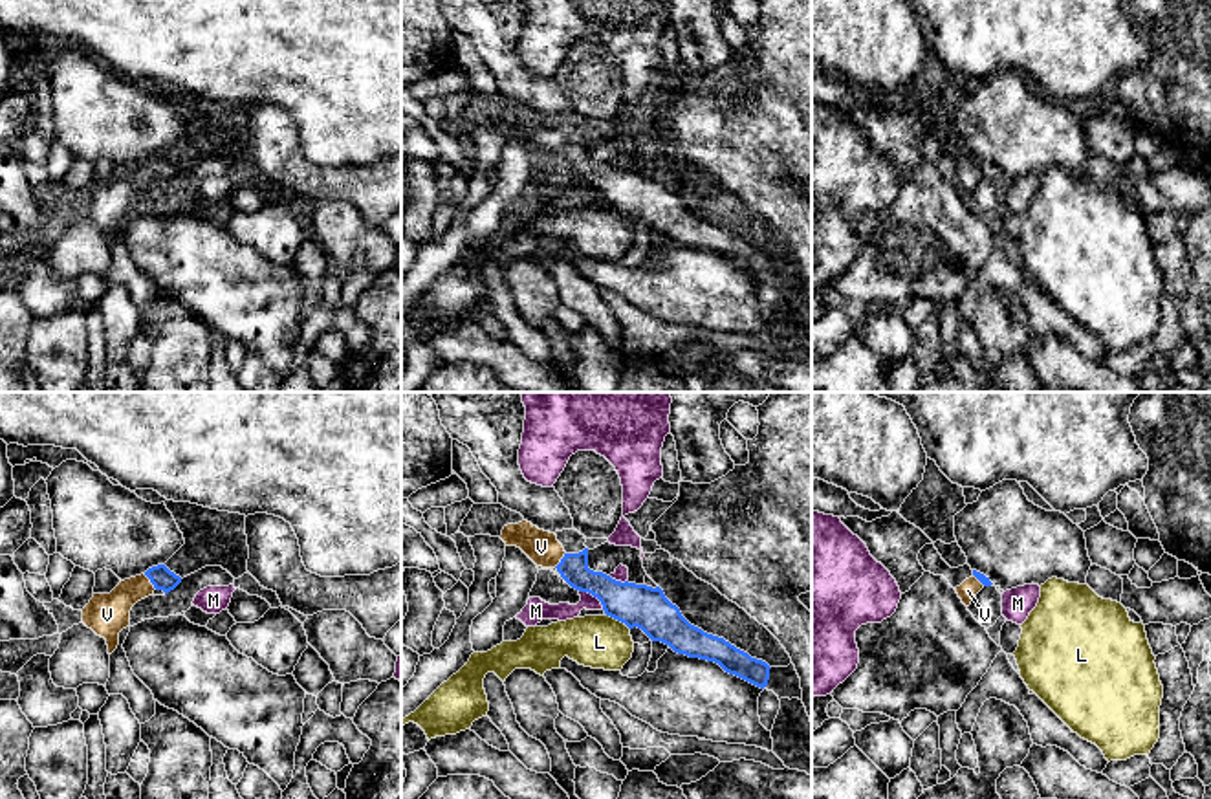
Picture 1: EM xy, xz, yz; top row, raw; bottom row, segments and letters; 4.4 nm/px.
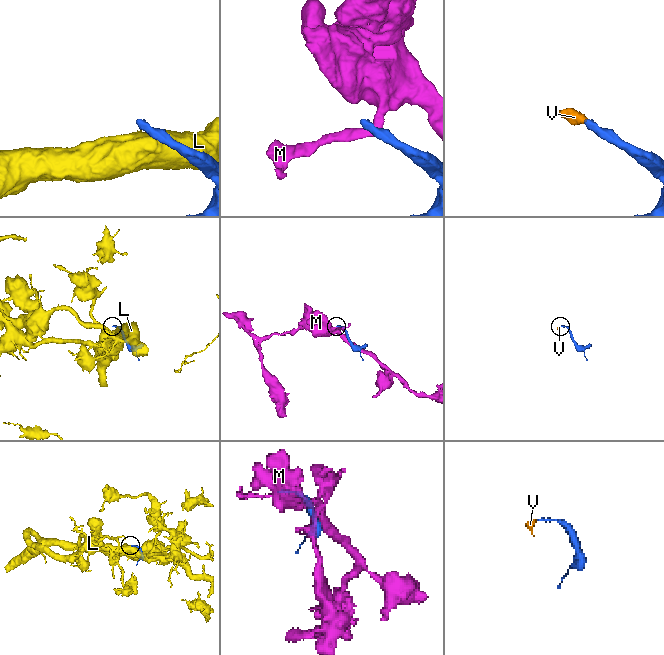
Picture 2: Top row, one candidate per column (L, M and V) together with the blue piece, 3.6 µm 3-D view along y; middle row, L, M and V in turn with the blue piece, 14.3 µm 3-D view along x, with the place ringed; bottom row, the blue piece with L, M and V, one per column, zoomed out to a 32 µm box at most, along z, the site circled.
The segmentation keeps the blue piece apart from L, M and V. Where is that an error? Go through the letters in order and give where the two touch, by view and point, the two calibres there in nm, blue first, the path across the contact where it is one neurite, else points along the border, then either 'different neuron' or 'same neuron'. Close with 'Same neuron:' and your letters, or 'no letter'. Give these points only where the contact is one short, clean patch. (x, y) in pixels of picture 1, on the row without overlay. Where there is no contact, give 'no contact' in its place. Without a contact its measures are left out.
L: contact xz (618, 209); calibres 190 and 240 nm; different neuron
M: contact xz (594, 186); calibres 190 and 90 nm; border xz (579, 180), (590, 182), (603, 198); different neuron
V: contact xy (151, 171); calibres 100 and 190 nm; way xy (162, 167), (151, 171), (130, 180), (107, 204); same neuron
Same neuron: V

